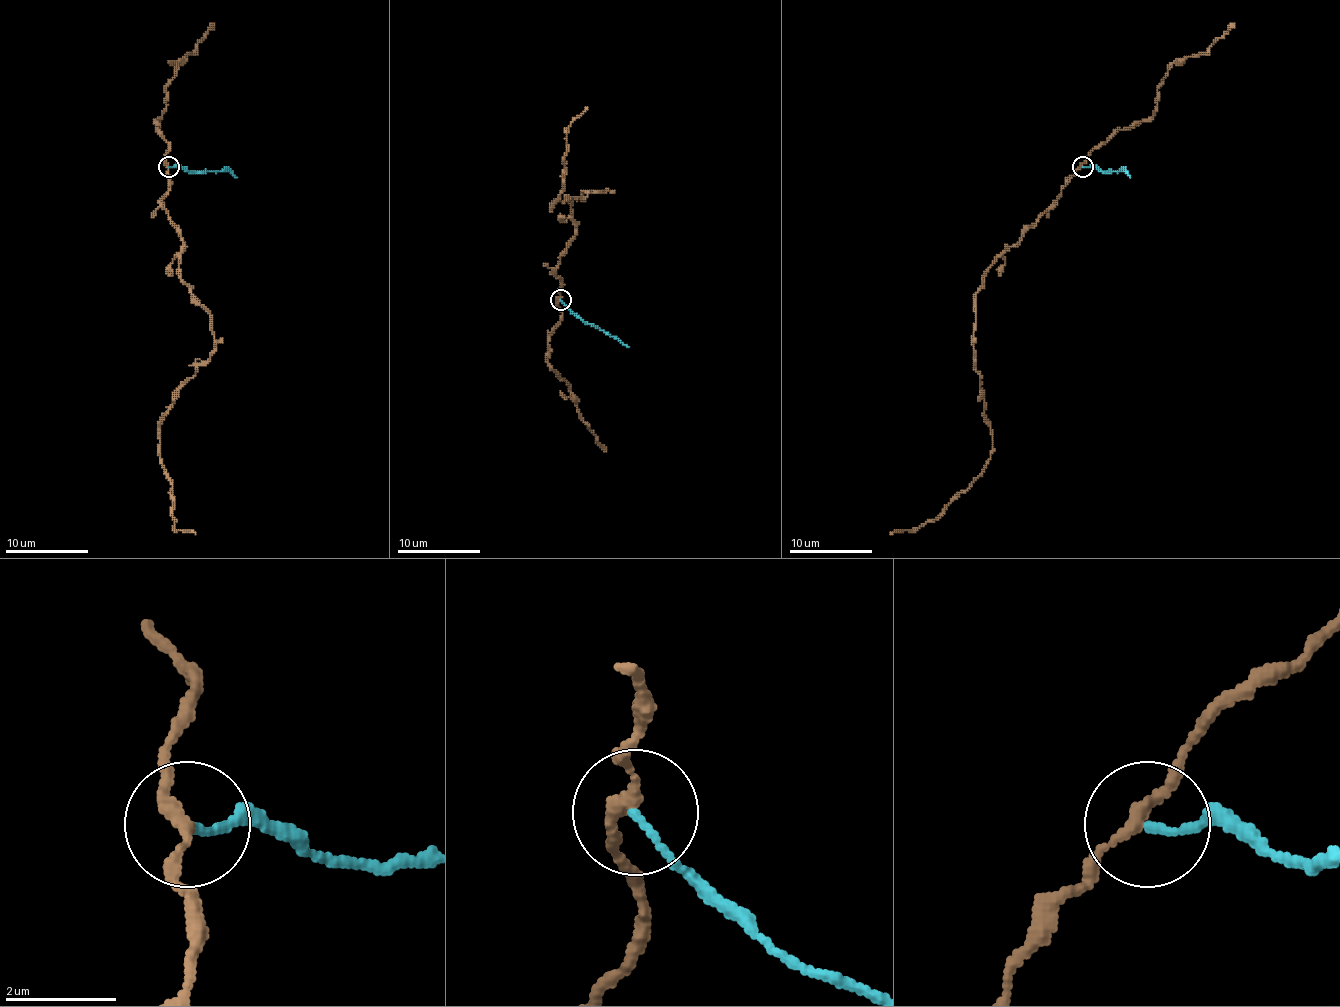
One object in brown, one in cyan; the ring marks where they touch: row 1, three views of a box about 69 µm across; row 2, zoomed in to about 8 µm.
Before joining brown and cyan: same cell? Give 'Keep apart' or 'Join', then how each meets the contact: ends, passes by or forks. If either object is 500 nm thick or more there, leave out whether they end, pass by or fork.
Keep apart. At the ring brown passes by. At the ring cyan ends

